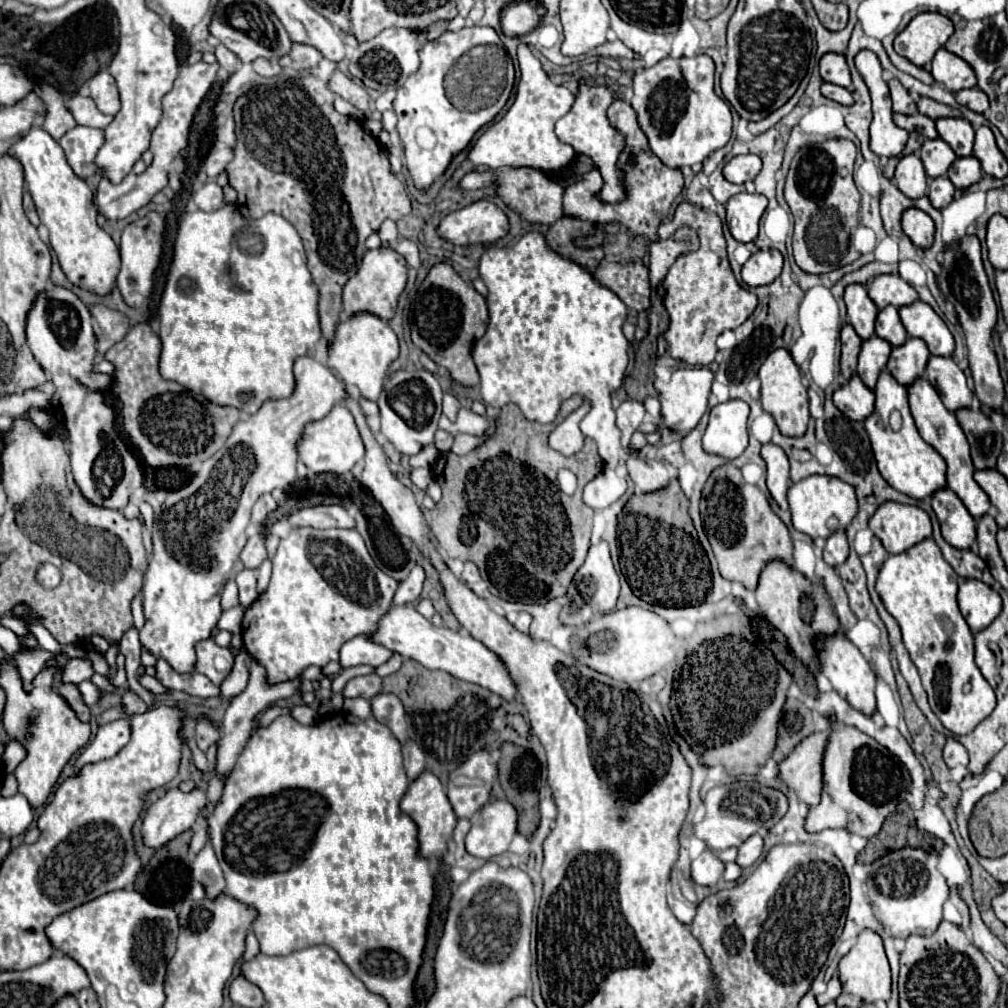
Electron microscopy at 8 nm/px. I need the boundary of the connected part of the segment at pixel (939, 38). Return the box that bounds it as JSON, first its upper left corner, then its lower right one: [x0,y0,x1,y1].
[895,13,953,67]

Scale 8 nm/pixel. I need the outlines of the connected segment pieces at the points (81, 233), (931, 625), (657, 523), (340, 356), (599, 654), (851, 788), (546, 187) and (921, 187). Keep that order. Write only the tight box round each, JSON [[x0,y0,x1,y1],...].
[[9,125,119,293],[875,539,995,737],[617,481,711,605],[327,313,399,401],[569,607,679,683],[805,719,911,837],[461,169,563,225],[893,153,927,199]]

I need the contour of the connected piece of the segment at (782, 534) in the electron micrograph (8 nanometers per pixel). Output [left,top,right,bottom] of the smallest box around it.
[701,463,793,591]

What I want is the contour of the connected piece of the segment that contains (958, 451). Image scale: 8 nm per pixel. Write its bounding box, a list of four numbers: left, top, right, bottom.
[909,379,991,519]

